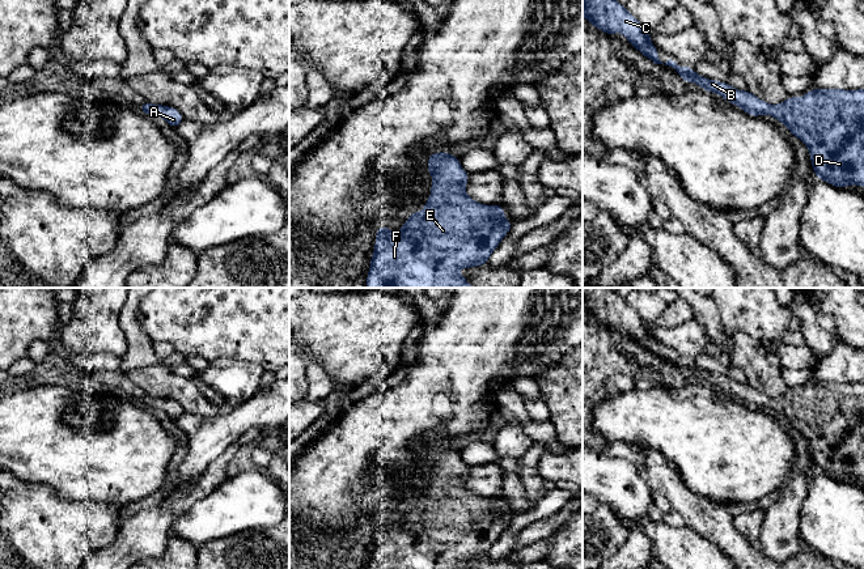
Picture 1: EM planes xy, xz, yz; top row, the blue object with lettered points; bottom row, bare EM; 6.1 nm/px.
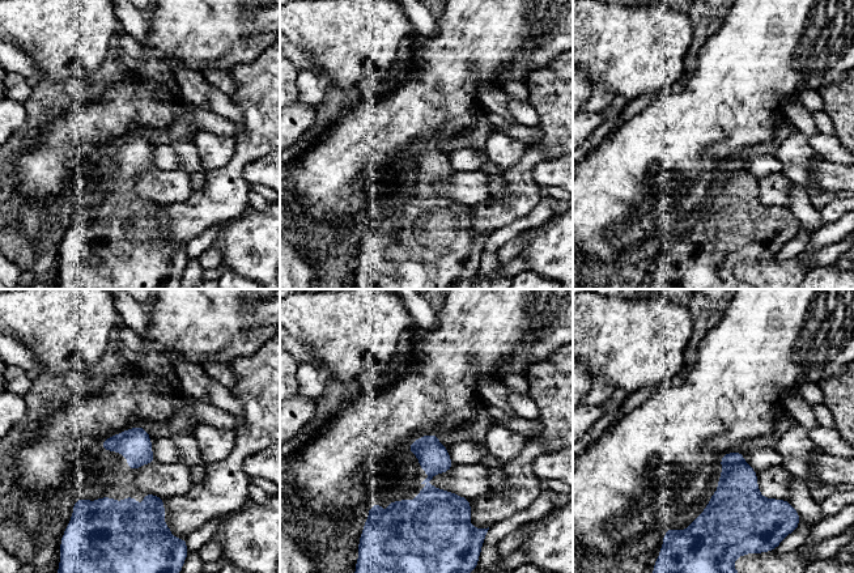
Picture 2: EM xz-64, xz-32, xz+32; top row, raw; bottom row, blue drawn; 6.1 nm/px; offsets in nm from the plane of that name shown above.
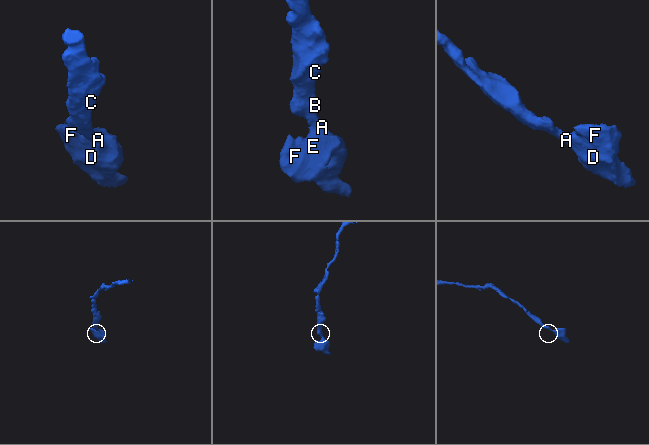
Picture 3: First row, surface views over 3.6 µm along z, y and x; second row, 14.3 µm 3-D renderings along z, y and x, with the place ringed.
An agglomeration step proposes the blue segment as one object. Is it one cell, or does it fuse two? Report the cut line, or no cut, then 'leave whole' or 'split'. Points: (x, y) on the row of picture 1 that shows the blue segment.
no cut; leave whole

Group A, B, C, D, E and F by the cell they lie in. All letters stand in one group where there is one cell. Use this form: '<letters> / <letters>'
A B C D E F

